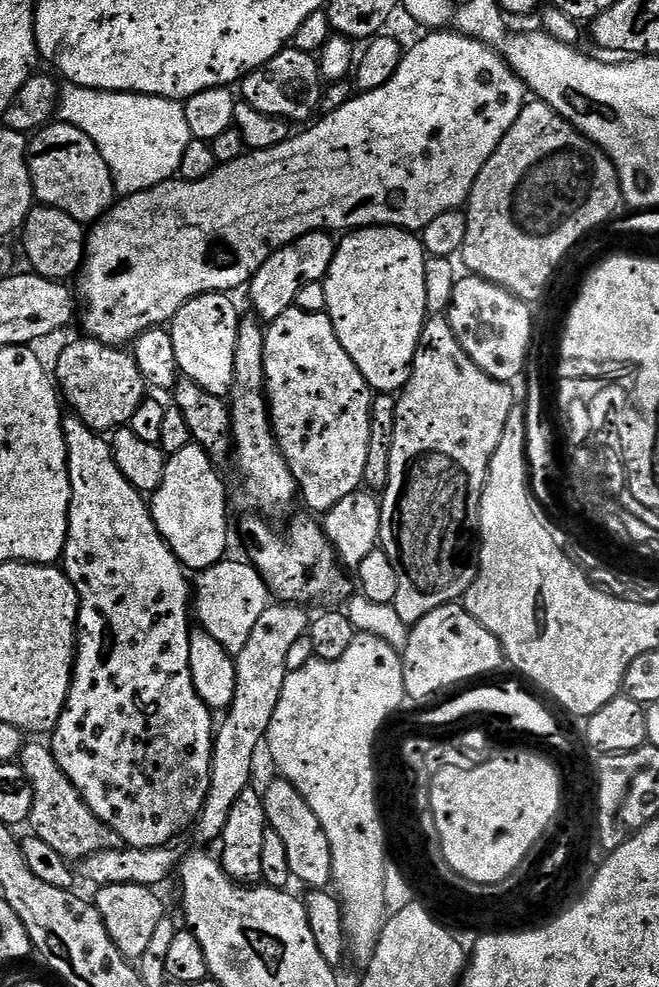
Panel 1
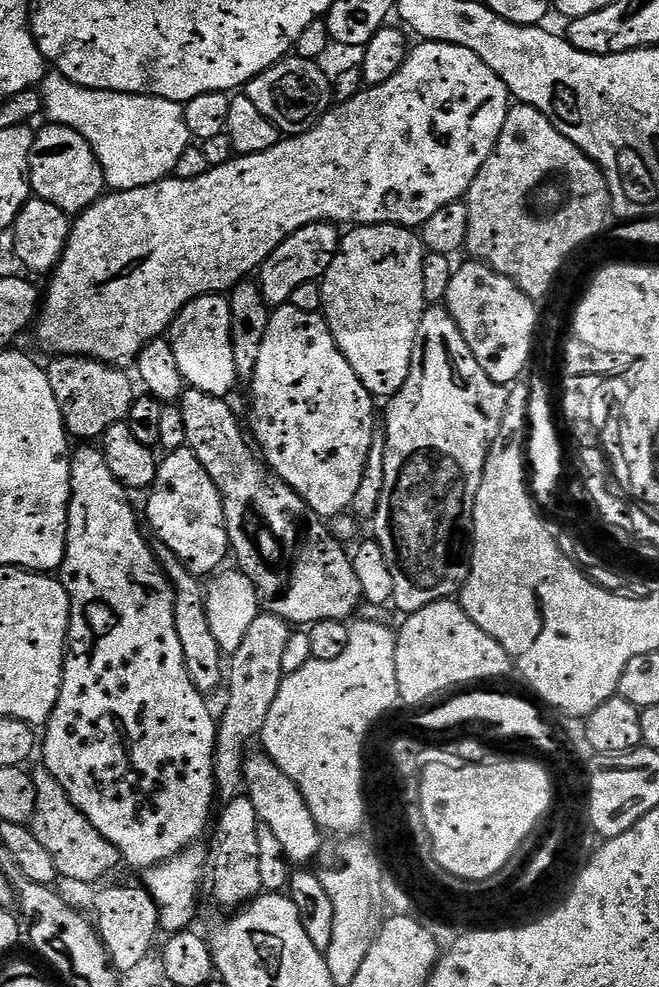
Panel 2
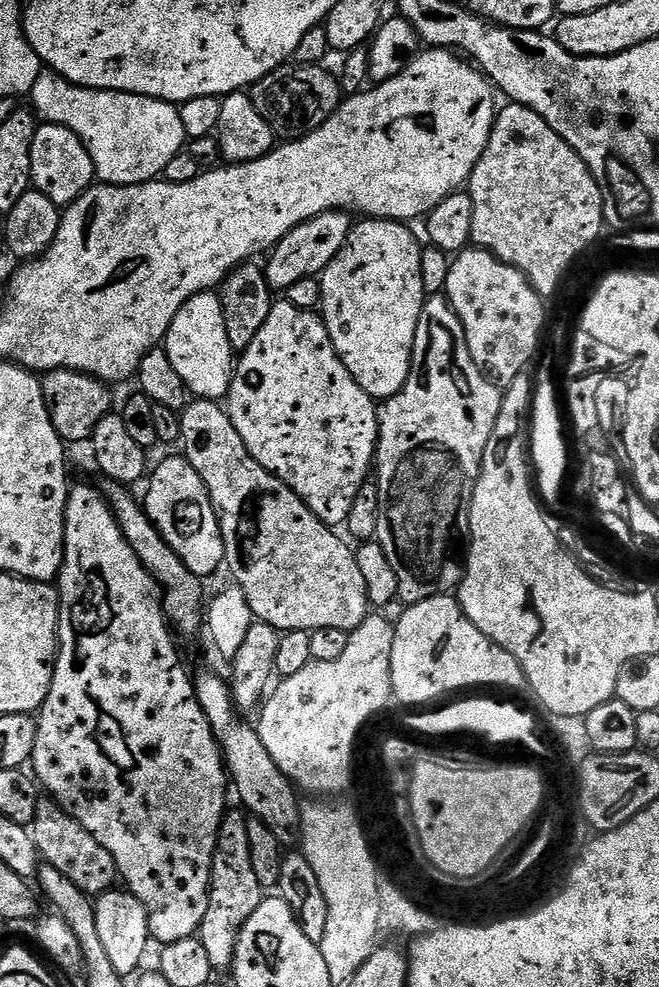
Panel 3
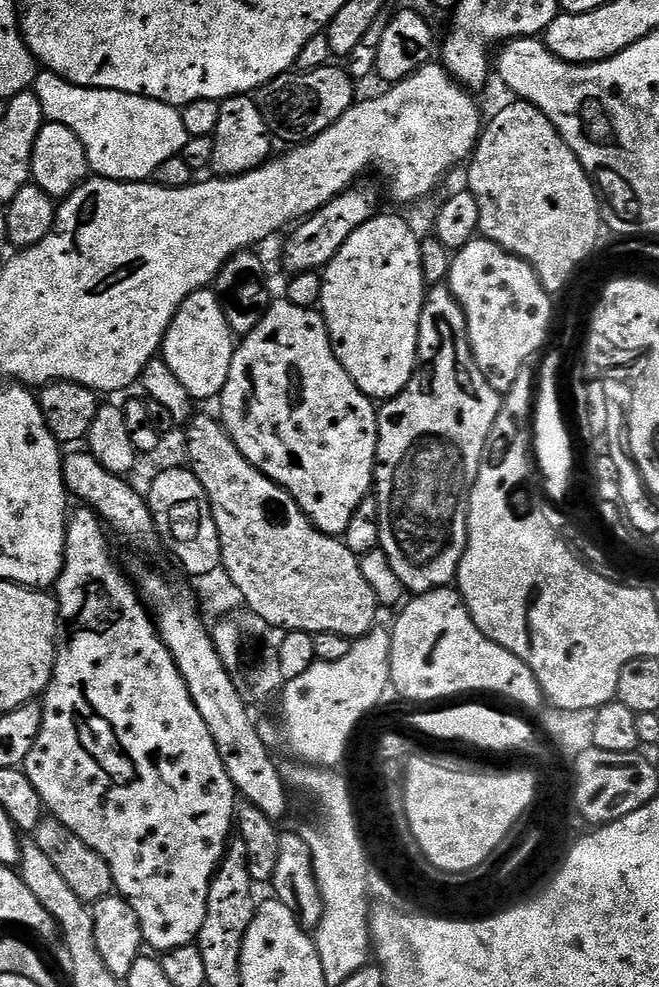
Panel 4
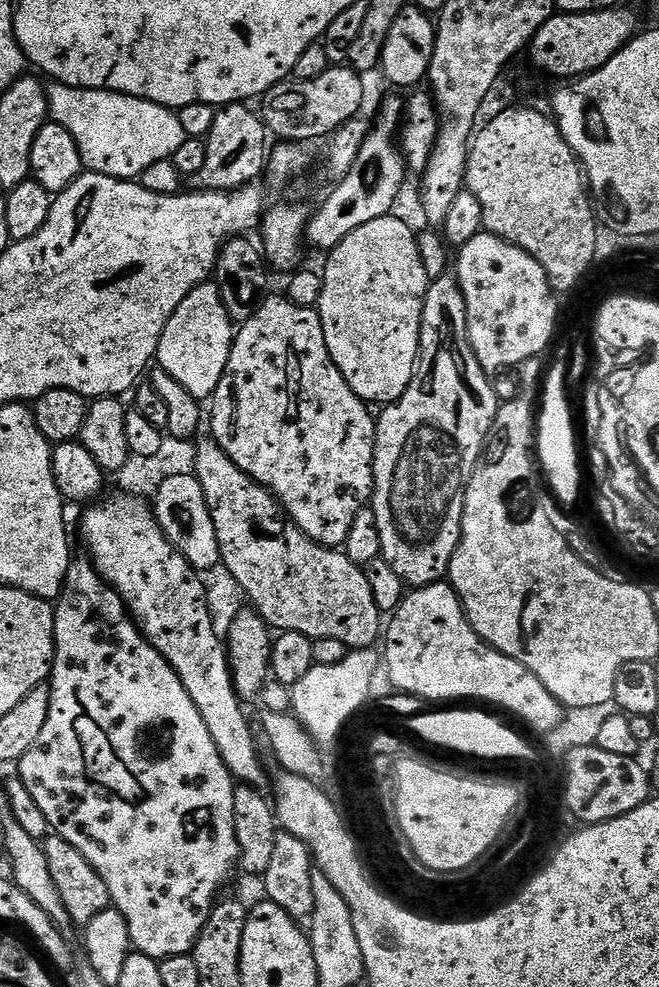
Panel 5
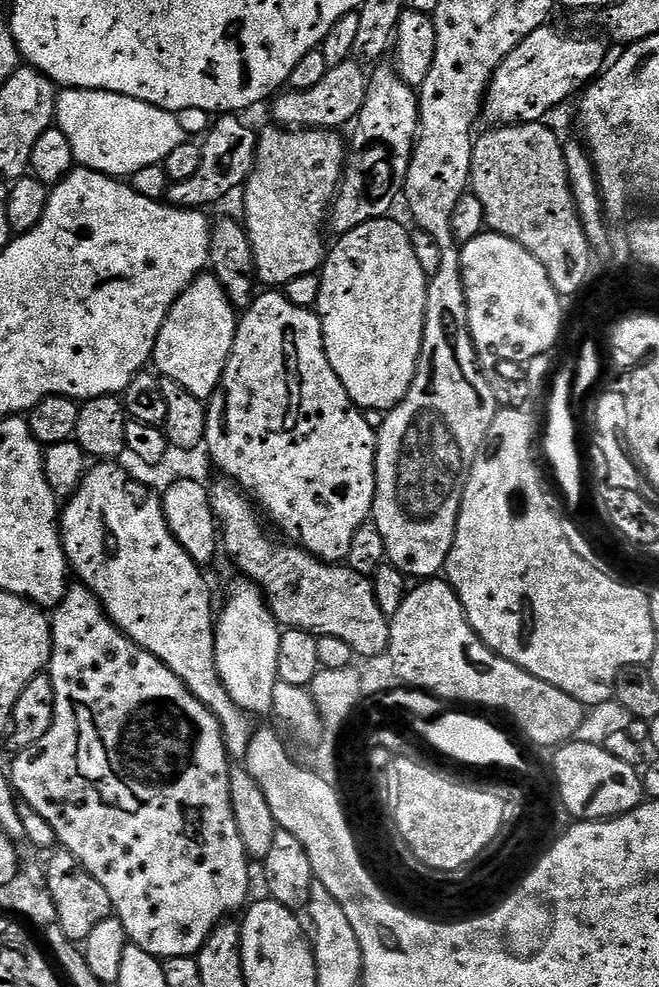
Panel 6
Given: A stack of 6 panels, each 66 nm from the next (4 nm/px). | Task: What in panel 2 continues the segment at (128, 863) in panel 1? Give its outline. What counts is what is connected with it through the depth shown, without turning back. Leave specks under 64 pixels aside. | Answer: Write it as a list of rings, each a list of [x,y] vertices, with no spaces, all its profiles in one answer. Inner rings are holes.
[[[261,611],[251,622],[241,646],[230,655],[230,667],[226,672],[229,697],[224,714],[221,714],[217,723],[214,754],[217,797],[223,803],[231,801],[243,789],[243,768],[248,752],[245,745],[264,728],[266,714],[278,698],[280,683],[285,678],[282,657],[286,651],[286,642],[290,642],[292,634],[293,629],[282,618]]]

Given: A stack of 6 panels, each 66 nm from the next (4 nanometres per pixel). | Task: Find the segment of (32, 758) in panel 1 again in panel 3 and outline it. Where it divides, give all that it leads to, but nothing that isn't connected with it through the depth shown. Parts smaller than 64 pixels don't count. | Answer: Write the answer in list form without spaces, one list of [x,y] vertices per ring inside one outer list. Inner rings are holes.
[[[40,799],[38,810],[34,810],[30,831],[43,863],[54,866],[54,870],[66,874],[66,878],[70,878],[70,882],[74,882],[78,890],[95,898],[117,887],[118,873],[114,866],[114,858],[110,858],[110,852],[98,842],[94,842],[94,836],[74,818],[70,818],[66,810],[59,808],[55,800]]]

